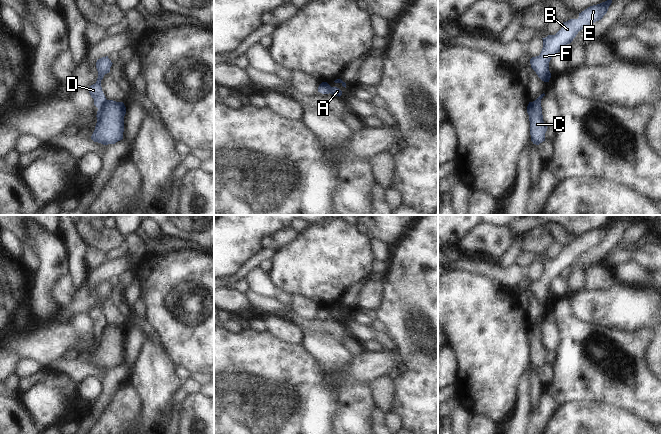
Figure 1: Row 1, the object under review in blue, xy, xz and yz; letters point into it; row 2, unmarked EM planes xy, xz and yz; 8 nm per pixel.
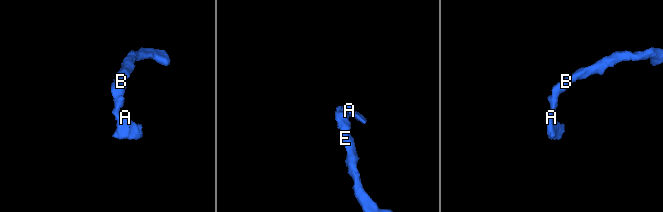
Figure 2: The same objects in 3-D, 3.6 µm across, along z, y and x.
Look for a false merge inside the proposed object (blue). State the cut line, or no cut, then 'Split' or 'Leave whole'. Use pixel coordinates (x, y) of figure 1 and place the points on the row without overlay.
Split along xy (106, 323), (98, 332). Split

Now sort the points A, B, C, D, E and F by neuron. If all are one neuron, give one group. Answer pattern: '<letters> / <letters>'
A C / B D E F

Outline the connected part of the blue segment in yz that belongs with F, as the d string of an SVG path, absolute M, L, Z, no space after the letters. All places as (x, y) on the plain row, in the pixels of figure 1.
M612 223L593 229L579 237L577 243L570 243L563 246L562 252L555 259L548 259L543 263L543 272L539 280L530 283L531 292L536 296L538 301L549 306L551 297L549 295L549 286L554 278L567 268L570 268L579 255L586 250L599 245L607 237Z

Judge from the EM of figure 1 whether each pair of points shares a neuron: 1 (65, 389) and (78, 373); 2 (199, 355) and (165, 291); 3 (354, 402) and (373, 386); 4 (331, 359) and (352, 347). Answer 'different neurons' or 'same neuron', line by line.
1: different neurons
2: same neuron
3: different neurons
4: different neurons

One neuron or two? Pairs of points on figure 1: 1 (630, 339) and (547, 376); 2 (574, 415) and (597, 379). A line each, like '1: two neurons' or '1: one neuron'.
1: two neurons
2: two neurons

